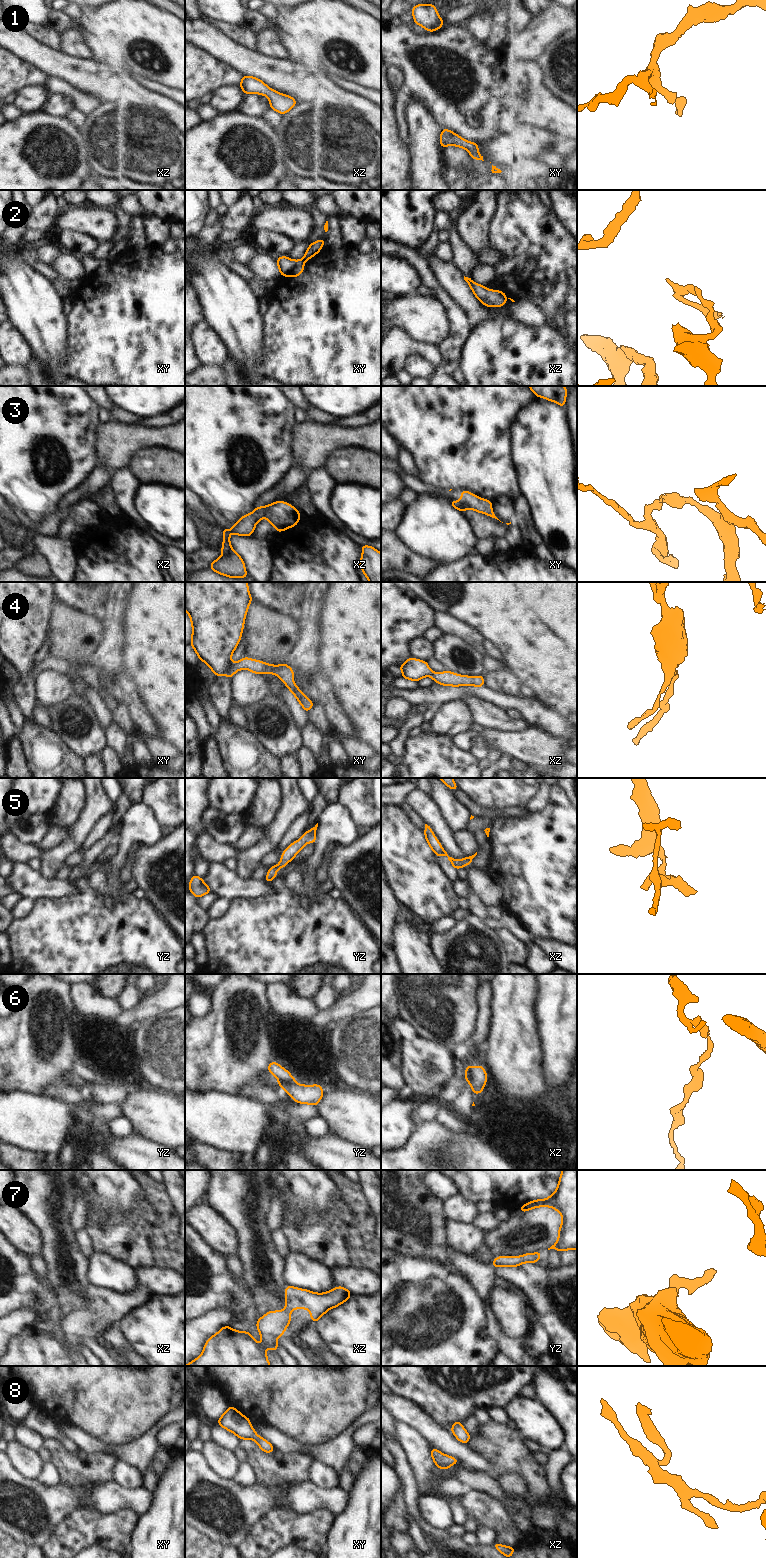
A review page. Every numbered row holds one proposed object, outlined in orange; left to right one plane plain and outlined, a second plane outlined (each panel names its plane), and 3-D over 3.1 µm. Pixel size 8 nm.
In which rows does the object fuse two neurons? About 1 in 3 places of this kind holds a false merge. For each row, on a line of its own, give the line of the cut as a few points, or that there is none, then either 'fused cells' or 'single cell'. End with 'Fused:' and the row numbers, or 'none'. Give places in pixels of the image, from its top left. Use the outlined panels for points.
1: no cut | single cell
2: xy (302, 259), (304, 261) | fused cells
3: xz (265, 506), (263, 517) | fused cells
4: no cut | single cell
5: no cut | single cell
6: xz (471, 1067), (468, 1082) | fused cells
7: no cut | single cell
8: no cut | single cell
Fused: 2, 3, 6

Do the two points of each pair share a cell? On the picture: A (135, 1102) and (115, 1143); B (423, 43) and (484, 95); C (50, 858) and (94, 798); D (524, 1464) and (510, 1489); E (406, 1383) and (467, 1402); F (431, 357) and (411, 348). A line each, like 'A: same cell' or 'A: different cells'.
A: different cells
B: same cell
C: same cell
D: different cells
E: same cell
F: same cell

